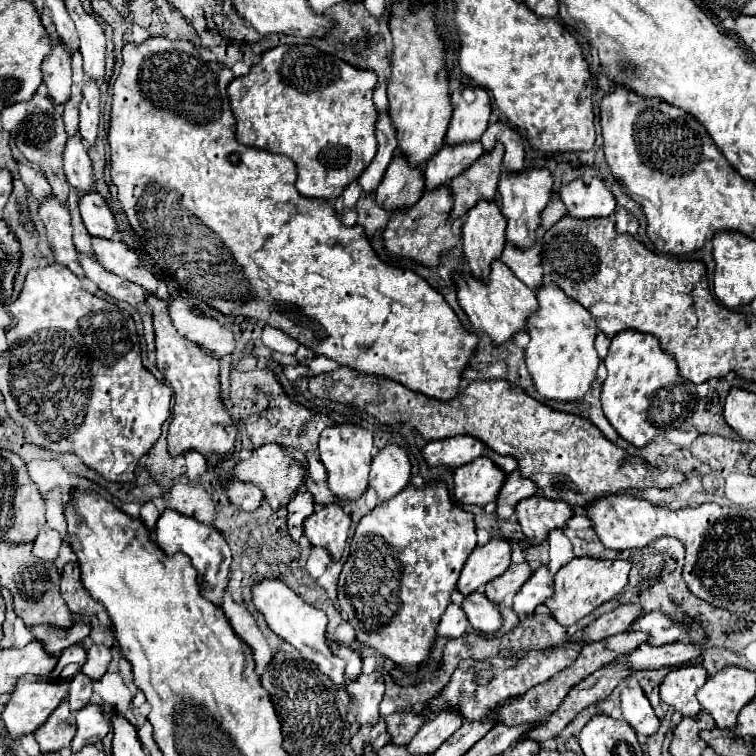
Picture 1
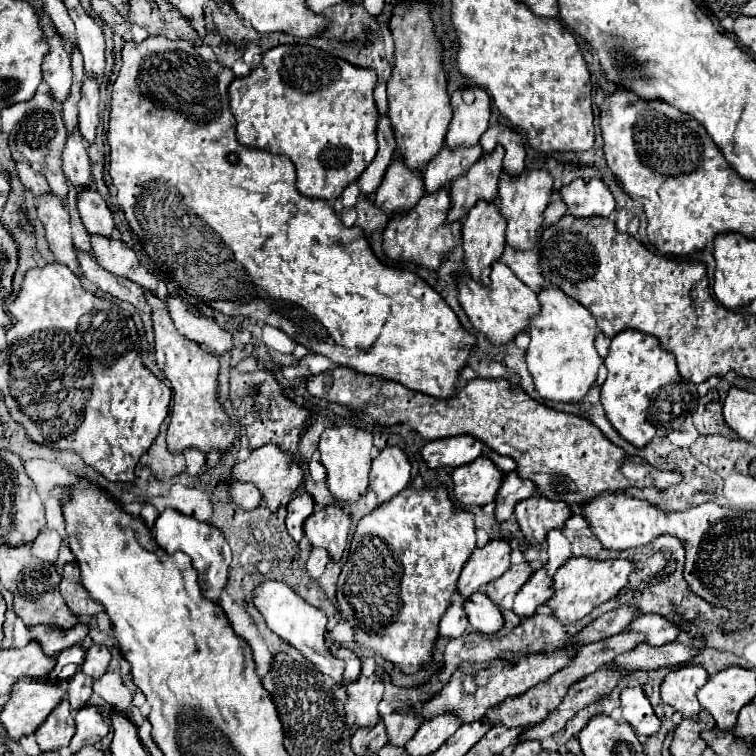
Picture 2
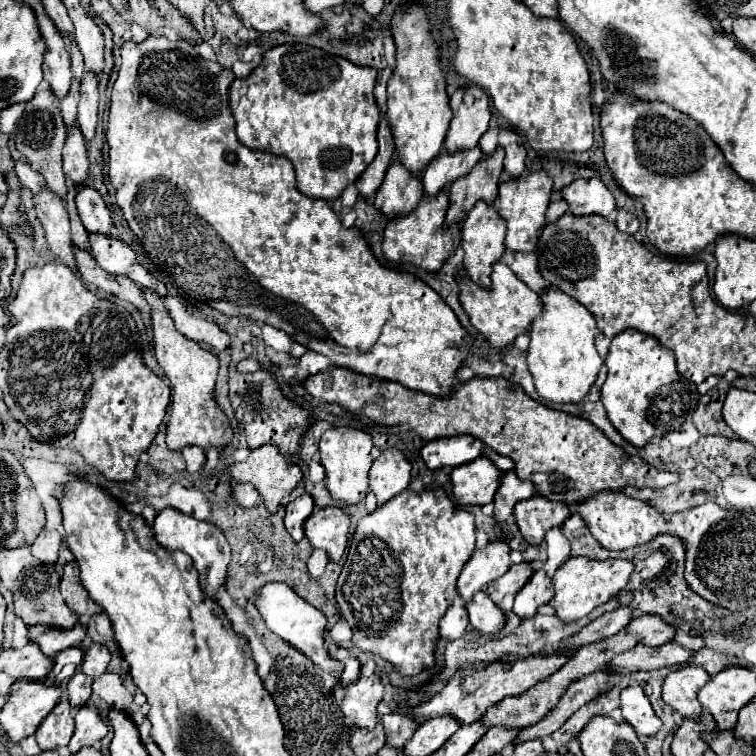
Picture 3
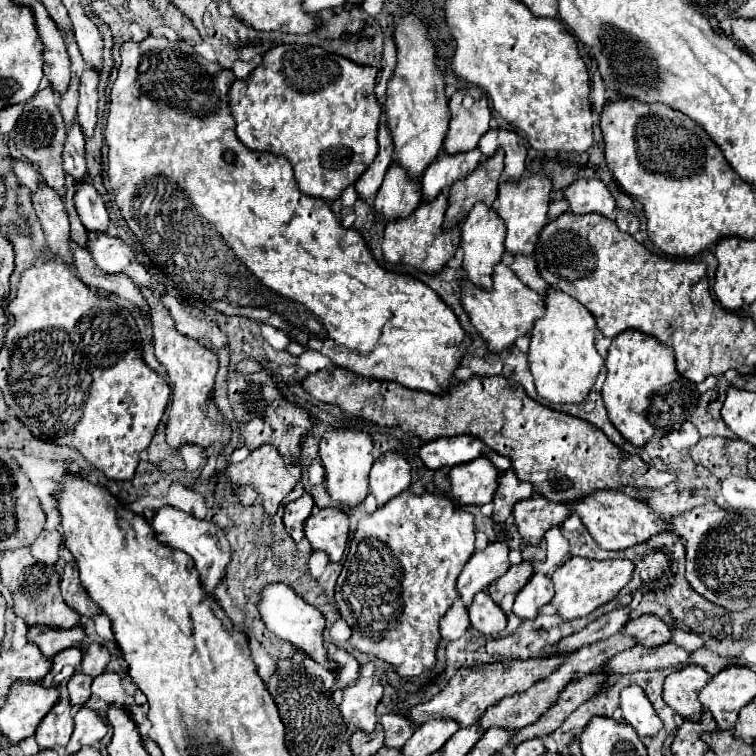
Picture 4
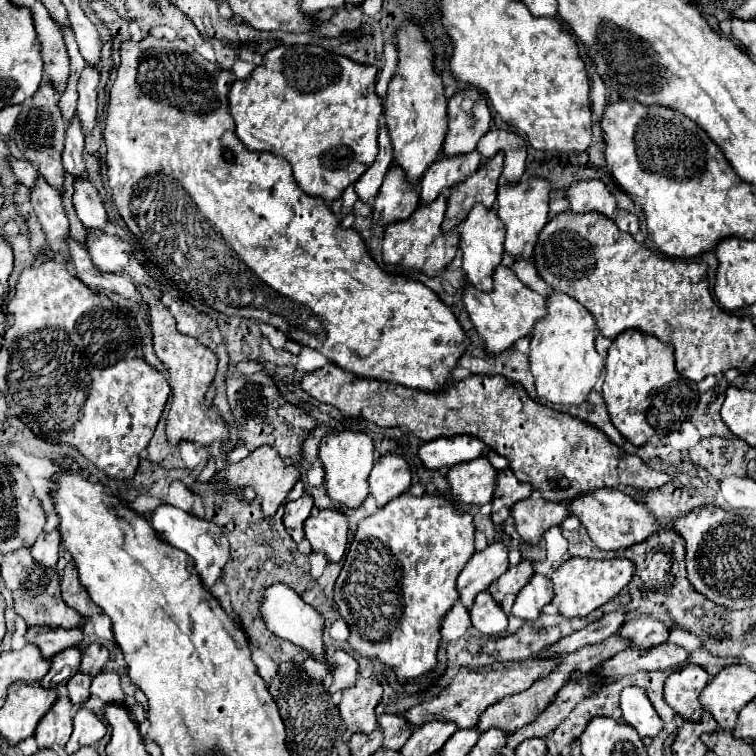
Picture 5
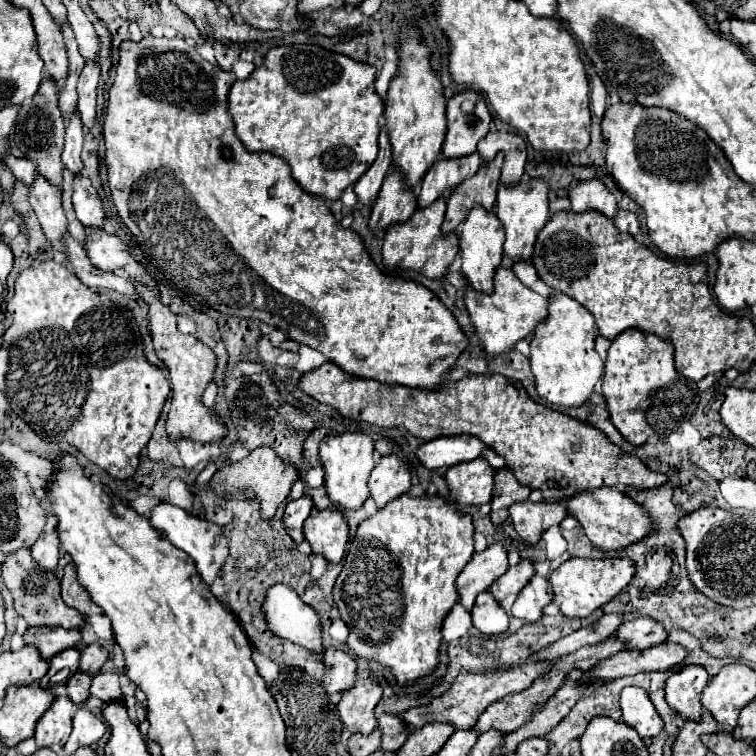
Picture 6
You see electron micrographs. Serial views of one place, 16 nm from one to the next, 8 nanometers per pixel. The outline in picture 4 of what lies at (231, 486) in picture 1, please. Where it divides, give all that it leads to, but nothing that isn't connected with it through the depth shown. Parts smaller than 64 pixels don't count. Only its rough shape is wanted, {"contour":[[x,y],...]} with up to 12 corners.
{"contour":[[236,486],[234,496],[242,506],[252,506],[258,494],[252,486]]}

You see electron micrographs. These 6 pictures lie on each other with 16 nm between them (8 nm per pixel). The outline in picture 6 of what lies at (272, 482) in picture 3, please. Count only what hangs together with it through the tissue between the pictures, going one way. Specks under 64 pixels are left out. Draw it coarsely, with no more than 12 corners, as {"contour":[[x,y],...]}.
{"contour":[[268,446],[218,470],[216,494],[252,488],[268,520],[300,472]]}

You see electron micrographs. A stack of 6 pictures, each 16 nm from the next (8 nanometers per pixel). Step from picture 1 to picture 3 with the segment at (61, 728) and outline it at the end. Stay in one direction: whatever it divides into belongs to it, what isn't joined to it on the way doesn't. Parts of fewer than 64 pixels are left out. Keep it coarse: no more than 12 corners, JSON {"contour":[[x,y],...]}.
{"contour":[[68,700],[48,714],[36,730],[40,750],[68,746],[74,710]]}

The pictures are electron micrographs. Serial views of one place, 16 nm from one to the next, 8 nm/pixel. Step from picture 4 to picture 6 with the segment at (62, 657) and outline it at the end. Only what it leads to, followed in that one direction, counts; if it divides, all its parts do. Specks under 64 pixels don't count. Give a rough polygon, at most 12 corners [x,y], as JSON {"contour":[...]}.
{"contour":[[76,648],[56,654],[50,660],[48,684],[64,666],[78,670],[80,652]]}

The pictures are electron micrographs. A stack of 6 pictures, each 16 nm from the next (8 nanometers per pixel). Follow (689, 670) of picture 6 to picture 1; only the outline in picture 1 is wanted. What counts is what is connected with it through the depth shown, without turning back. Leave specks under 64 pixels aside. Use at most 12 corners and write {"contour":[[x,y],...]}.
{"contour":[[700,664],[670,670],[660,696],[682,716],[696,718],[696,692],[708,674]]}

